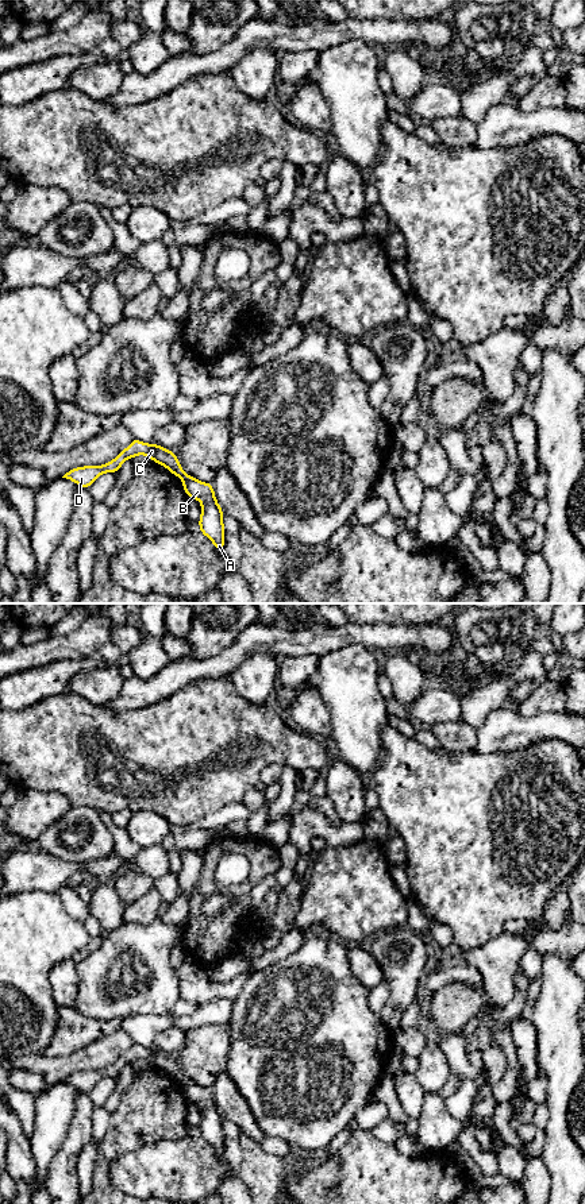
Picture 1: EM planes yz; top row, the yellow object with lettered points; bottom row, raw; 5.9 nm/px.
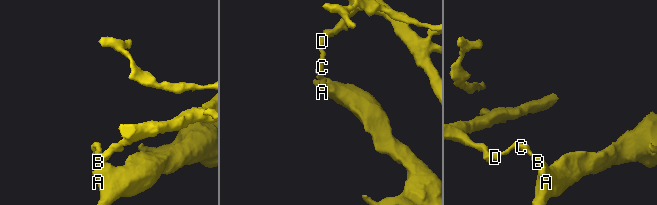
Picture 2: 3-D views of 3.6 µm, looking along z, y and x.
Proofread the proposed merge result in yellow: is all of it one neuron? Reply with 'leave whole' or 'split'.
split

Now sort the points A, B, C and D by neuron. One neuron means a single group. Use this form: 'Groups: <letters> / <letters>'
Groups: A B / C D

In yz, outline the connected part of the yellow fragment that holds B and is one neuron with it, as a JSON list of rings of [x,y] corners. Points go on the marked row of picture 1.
[[[189,475],[181,481],[188,498],[201,502],[200,532],[213,543],[218,551],[224,551],[223,510],[216,501],[212,483],[200,482]]]

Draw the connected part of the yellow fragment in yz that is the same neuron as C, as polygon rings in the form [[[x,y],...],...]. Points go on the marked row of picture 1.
[[[134,439],[131,444],[119,452],[113,460],[103,466],[76,467],[68,471],[62,478],[70,479],[81,487],[88,489],[97,476],[105,472],[118,472],[126,459],[132,459],[136,455],[147,455],[157,464],[166,467],[178,478],[184,478],[186,475],[173,451],[154,443],[145,444],[143,441]]]

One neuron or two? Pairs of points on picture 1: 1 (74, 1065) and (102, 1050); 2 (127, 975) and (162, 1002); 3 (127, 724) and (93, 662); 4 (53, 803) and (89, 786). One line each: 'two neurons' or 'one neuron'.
1: one neuron
2: one neuron
3: two neurons
4: two neurons

